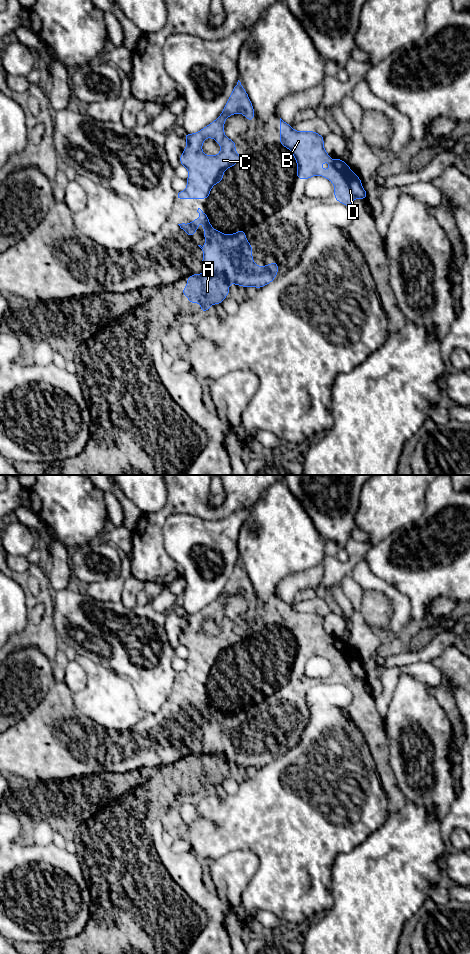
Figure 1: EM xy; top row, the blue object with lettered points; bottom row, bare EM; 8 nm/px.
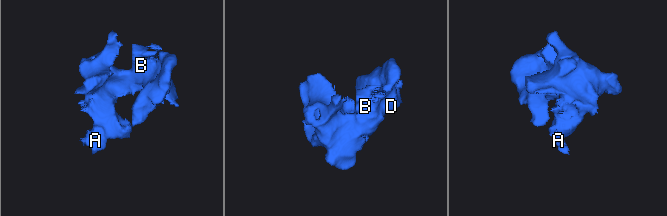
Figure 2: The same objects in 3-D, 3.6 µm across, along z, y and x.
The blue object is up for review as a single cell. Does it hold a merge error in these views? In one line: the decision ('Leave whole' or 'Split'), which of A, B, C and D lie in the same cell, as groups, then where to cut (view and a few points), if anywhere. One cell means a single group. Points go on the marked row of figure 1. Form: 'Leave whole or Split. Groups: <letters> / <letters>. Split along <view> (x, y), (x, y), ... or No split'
Split. Groups: A / B C D. Split along xy (206, 272), (220, 274), (228, 283)

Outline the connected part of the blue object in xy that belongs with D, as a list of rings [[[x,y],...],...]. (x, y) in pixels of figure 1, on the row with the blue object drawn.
[[[280,118],[280,145],[287,147],[293,154],[297,162],[298,179],[308,180],[314,175],[319,175],[329,179],[334,187],[334,197],[339,203],[350,207],[353,199],[366,199],[367,192],[361,184],[361,179],[349,168],[348,164],[340,158],[330,159],[329,154],[323,147],[324,137],[313,131],[295,131],[290,124]]]

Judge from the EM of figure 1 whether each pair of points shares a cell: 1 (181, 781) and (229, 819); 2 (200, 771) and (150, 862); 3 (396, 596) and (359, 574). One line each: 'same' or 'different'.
1: different
2: same
3: same

